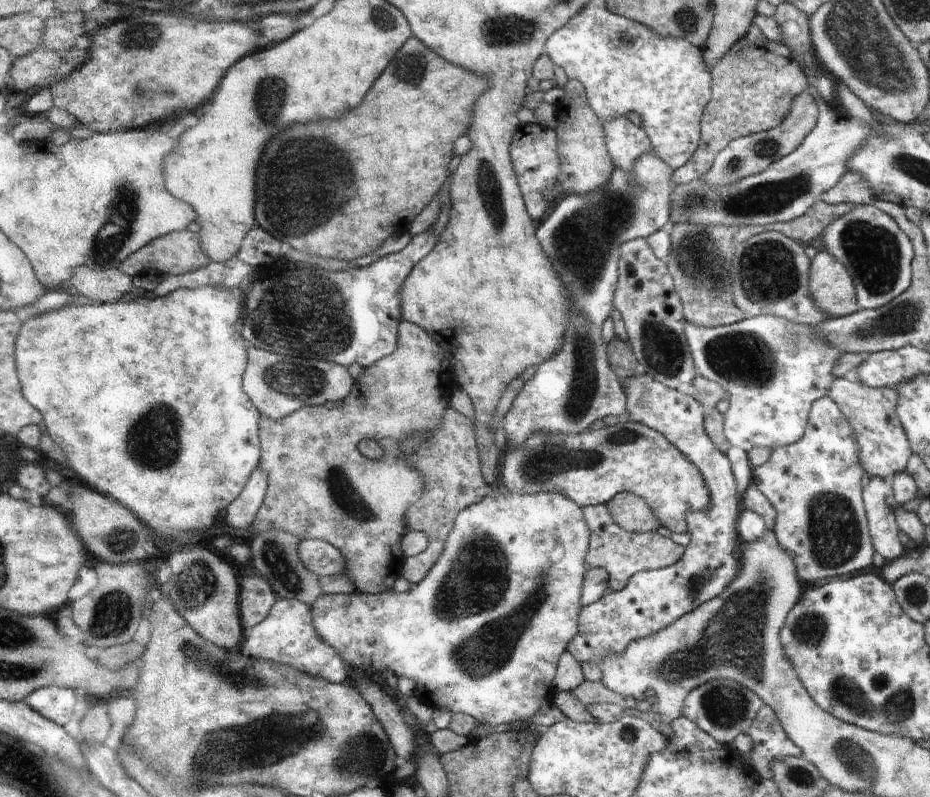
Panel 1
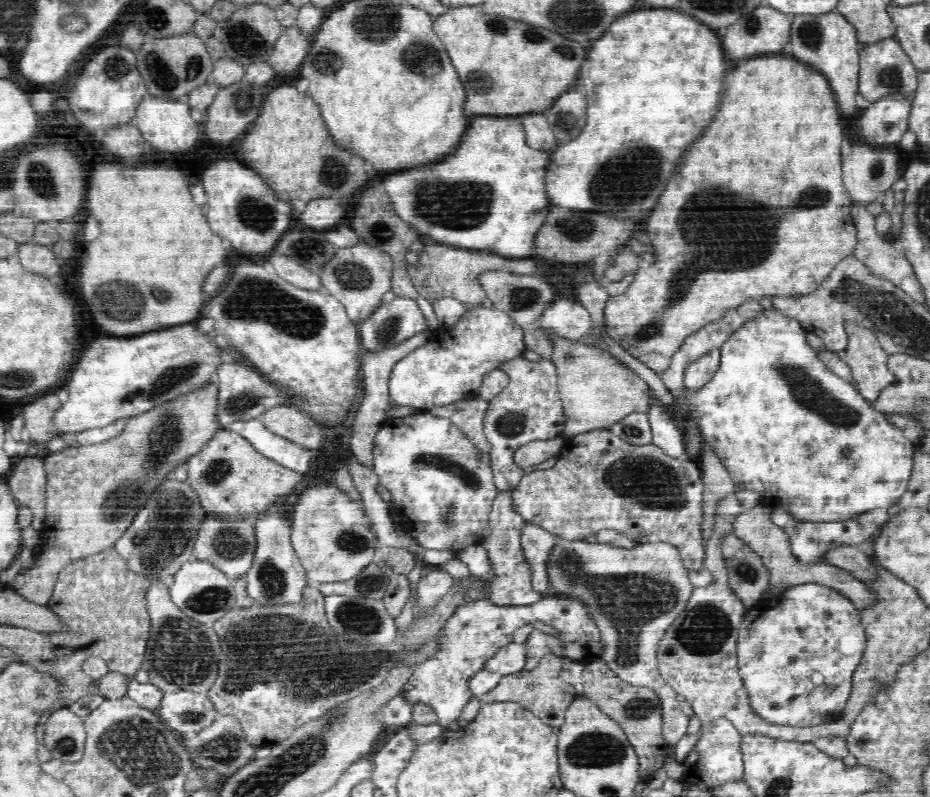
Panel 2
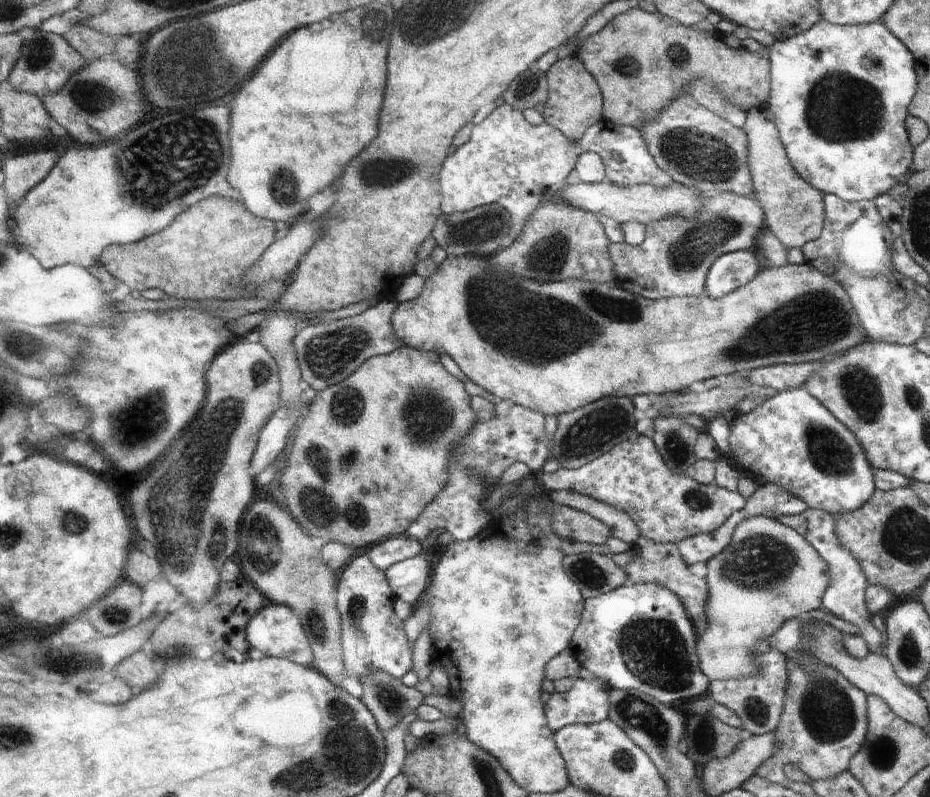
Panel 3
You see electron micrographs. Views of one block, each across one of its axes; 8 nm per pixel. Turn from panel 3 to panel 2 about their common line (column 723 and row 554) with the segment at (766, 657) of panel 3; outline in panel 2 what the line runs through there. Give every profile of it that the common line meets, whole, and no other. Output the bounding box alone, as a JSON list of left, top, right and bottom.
[512,429,705,570]

